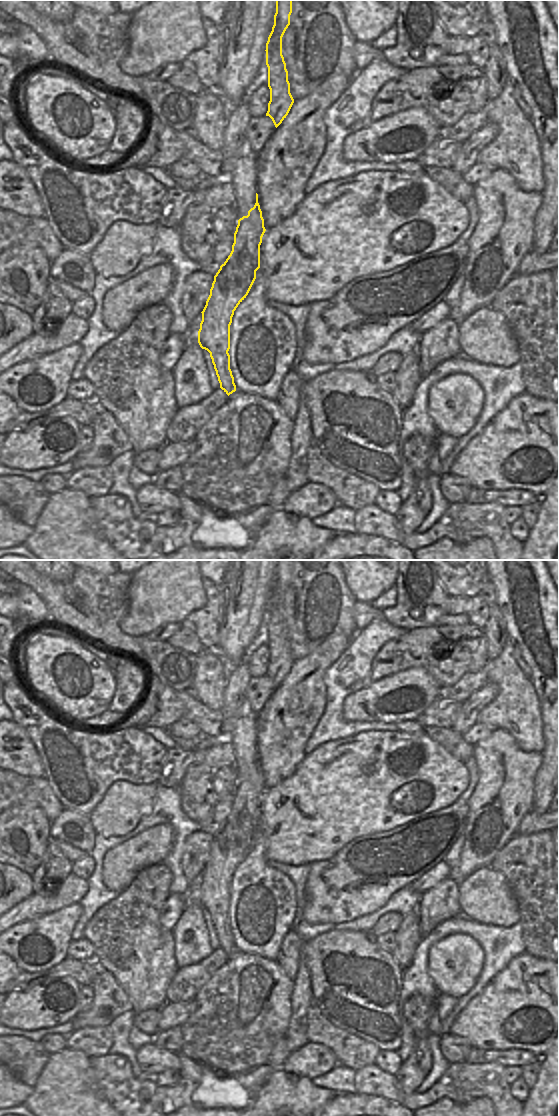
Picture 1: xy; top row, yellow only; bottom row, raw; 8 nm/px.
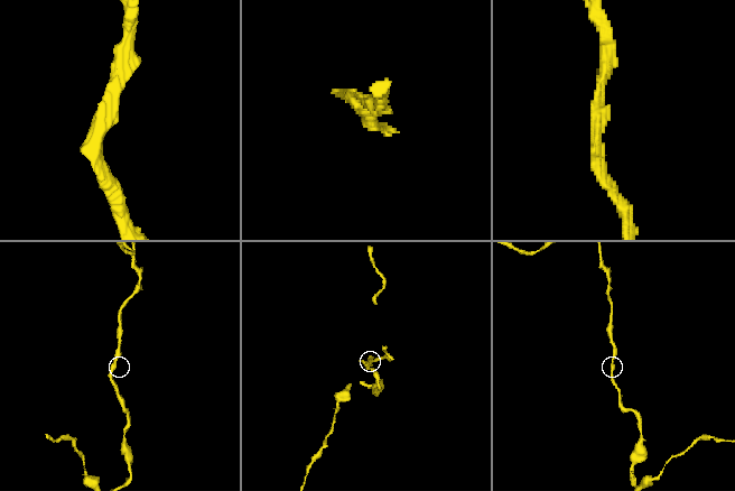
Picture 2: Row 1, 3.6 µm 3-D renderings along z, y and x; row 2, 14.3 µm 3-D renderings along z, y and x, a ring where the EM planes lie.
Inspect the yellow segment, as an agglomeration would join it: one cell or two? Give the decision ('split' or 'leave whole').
leave whole

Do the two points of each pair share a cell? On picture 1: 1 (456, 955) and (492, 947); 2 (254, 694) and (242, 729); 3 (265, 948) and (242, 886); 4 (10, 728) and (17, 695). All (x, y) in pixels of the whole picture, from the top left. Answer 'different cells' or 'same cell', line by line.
1: different cells
2: different cells
3: same cell
4: different cells

